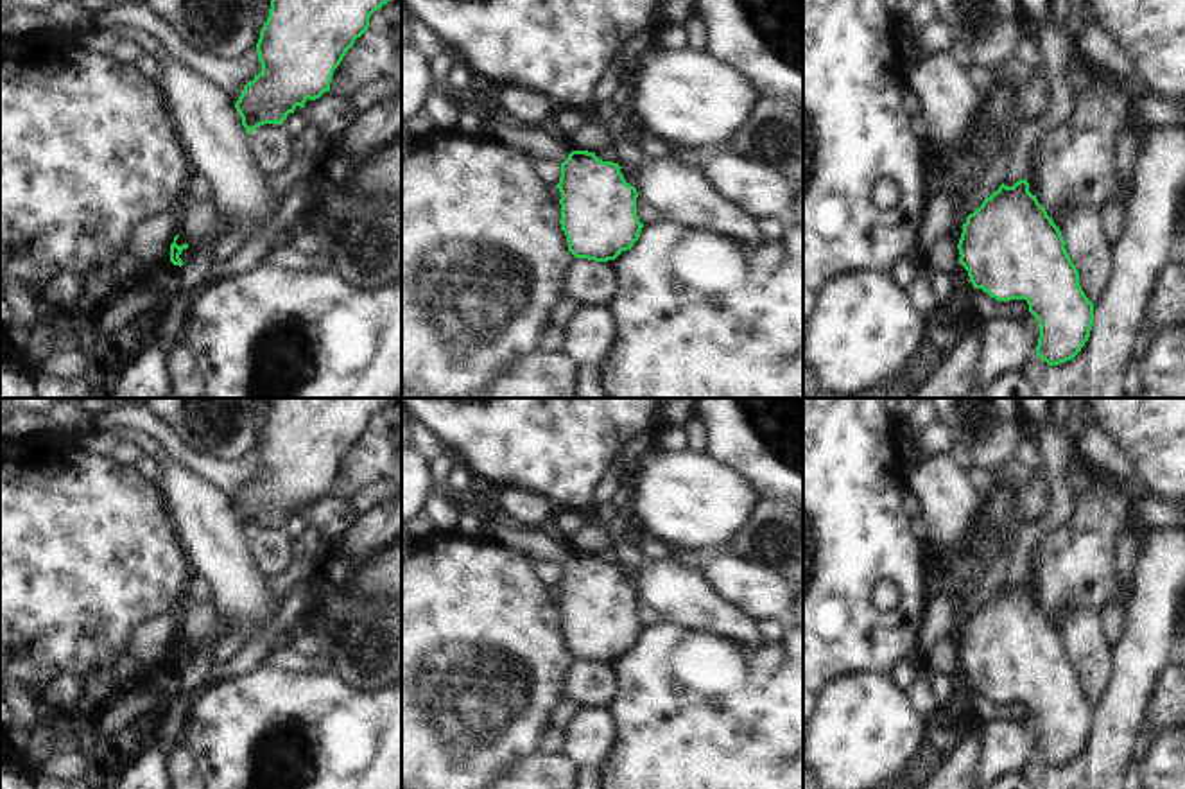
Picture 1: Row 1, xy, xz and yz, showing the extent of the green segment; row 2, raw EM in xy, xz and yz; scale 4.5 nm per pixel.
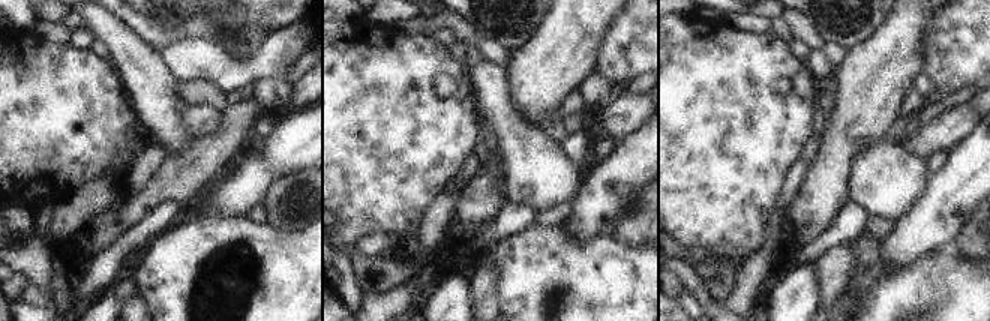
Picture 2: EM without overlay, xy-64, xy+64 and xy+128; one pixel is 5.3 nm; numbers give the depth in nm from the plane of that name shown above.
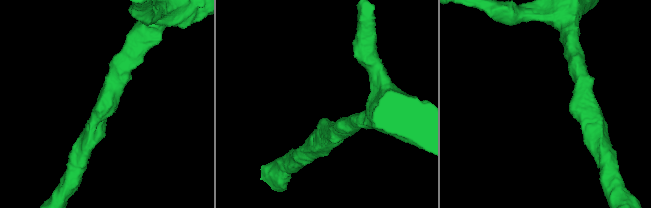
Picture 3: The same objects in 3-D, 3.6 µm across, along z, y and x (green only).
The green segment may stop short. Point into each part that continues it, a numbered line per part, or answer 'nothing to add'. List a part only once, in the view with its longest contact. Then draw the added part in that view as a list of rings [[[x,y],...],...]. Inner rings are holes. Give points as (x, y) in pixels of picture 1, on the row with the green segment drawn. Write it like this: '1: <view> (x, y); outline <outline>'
nothing to add

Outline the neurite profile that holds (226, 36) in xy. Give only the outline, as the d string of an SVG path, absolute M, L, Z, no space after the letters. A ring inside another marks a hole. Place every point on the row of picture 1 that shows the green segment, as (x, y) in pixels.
M145 0L197 52L233 57L256 45L271 0Z

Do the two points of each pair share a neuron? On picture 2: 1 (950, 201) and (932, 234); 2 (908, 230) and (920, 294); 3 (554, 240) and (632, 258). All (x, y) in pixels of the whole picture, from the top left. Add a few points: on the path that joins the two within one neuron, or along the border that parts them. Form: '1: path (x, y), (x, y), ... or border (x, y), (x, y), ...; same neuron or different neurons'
1: path (942, 209), (932, 221), (932, 227); same neuron
2: border (945, 243), (897, 269), (888, 269), (882, 263); different neurons
3: path (573, 258), (612, 258); same neuron

